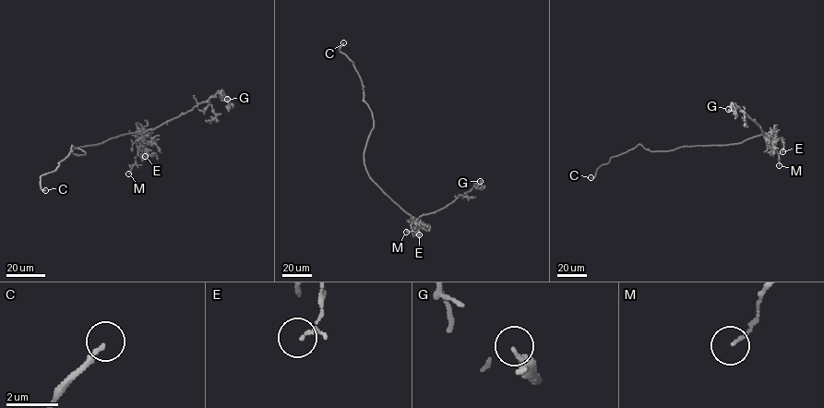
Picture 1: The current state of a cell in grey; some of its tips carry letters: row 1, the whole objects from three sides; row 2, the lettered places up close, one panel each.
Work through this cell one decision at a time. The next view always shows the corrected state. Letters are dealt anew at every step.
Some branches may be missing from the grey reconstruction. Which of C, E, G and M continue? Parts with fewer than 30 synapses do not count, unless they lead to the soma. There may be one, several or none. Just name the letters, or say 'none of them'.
C

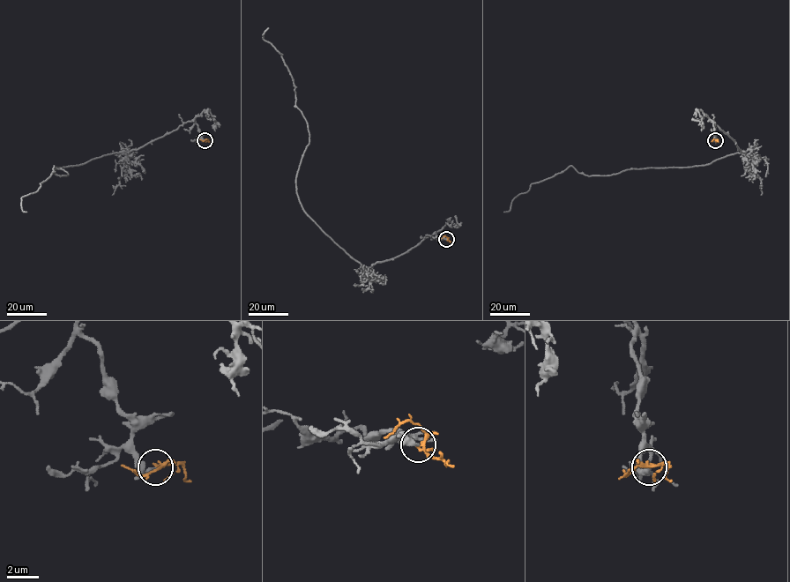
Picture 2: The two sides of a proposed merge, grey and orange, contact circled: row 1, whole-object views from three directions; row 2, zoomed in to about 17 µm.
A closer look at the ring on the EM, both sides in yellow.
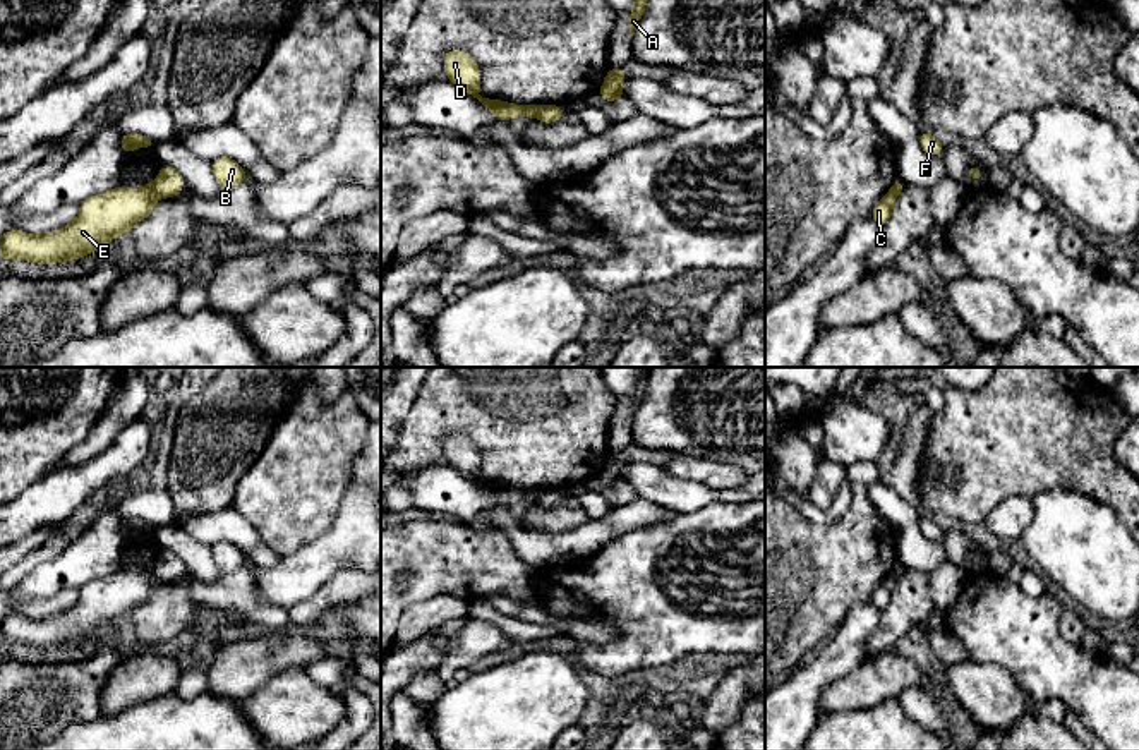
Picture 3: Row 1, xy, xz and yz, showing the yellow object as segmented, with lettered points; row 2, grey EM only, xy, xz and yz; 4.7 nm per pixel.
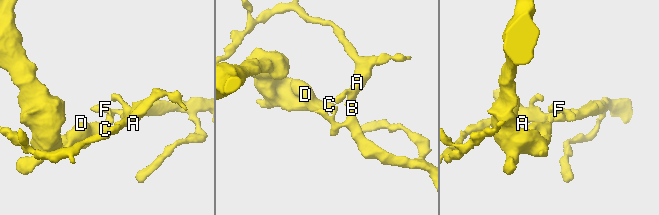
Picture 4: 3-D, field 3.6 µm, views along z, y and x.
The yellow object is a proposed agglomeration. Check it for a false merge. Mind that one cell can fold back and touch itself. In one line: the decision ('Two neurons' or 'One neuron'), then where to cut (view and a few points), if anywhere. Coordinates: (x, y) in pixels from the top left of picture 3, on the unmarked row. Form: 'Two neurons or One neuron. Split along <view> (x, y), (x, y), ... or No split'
Two neurons. Split along xy (150, 570), (160, 580)

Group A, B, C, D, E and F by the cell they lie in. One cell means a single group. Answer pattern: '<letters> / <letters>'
A B F / C D E

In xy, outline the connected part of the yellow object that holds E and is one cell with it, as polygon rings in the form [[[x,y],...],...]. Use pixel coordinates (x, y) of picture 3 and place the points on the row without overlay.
[[[117,570],[113,575],[86,584],[79,590],[79,602],[57,616],[29,620],[14,613],[3,618],[0,640],[5,645],[24,644],[41,649],[86,642],[148,602],[158,582],[151,570],[137,573]]]

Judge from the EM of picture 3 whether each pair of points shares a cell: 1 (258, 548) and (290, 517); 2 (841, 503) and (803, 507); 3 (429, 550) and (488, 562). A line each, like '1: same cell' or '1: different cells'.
1: different cells
2: same cell
3: same cell

